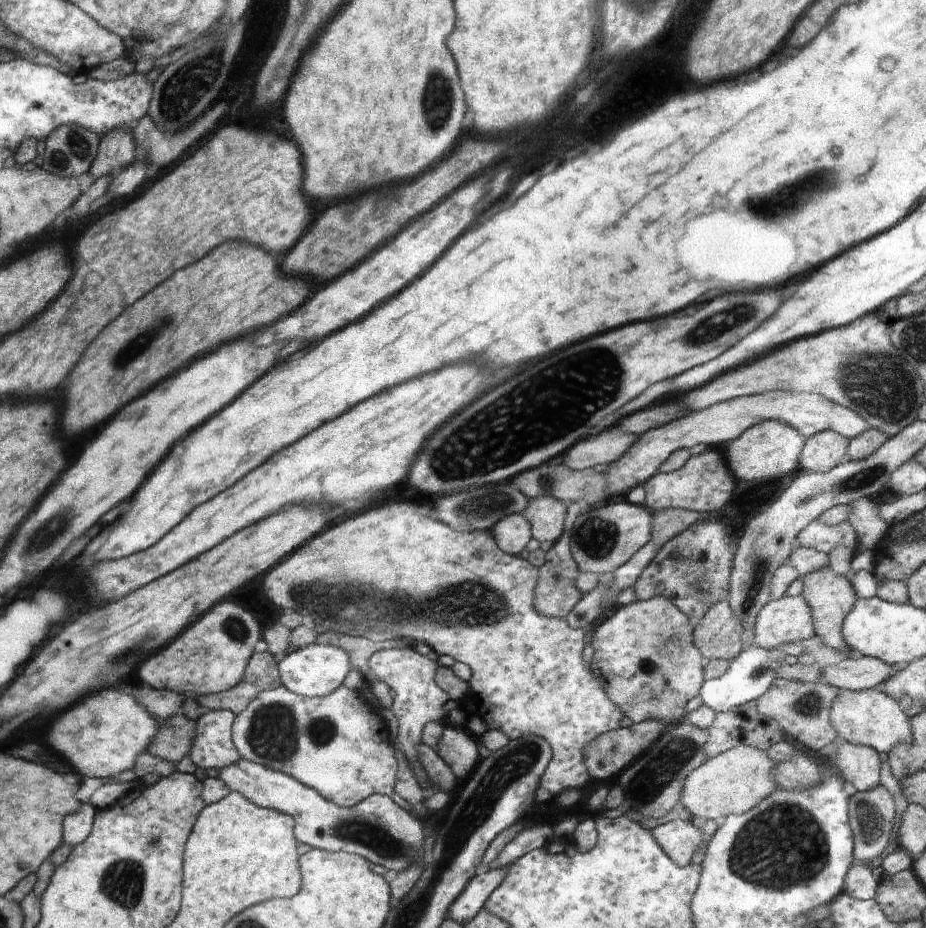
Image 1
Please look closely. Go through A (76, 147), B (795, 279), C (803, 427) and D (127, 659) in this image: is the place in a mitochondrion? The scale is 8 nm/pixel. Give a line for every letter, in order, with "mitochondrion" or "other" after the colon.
A: mitochondrion
B: other
C: other
D: mitochondrion

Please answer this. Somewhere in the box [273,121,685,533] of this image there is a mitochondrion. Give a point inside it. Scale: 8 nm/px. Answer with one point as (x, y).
(595, 375)

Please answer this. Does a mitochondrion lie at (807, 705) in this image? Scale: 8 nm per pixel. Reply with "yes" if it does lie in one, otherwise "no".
yes

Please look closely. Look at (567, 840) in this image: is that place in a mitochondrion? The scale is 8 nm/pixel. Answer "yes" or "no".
no

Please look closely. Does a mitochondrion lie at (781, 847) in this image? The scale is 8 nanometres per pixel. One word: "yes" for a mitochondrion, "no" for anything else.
yes

